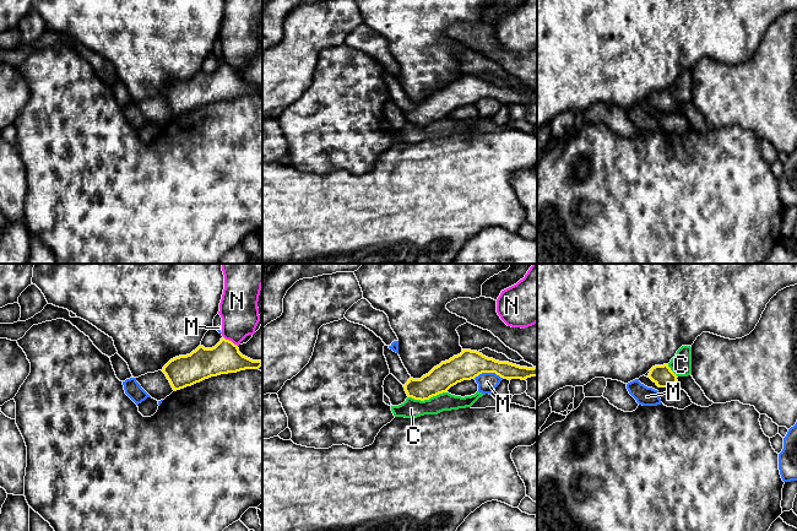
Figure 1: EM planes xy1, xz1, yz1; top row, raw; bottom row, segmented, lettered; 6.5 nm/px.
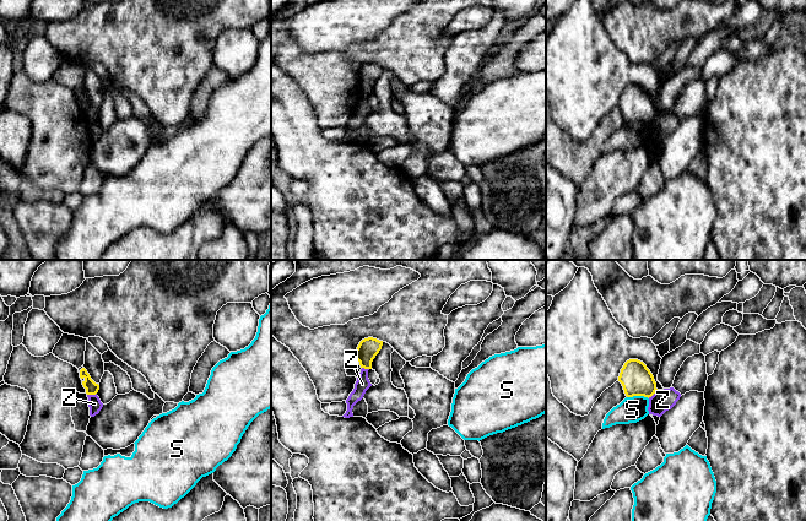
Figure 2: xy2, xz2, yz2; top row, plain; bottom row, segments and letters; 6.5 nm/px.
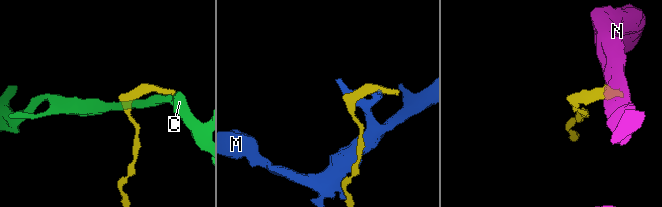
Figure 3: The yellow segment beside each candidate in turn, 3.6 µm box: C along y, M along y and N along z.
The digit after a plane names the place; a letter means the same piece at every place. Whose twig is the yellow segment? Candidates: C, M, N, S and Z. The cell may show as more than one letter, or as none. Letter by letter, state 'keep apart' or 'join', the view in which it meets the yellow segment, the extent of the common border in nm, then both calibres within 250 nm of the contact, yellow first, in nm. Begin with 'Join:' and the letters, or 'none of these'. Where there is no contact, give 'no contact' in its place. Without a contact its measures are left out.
Join: none of these
C: keep apart | xz1 | 260 nm | 170/130 nm
M: keep apart | xz1 | 200 nm | 190/130 nm
N: keep apart | xy1 | 120 nm | 200/260 nm
S: keep apart | yz2 | 140 nm | 200/170 nm
Z: keep apart | yz2 | 90 nm | 200/140 nm

